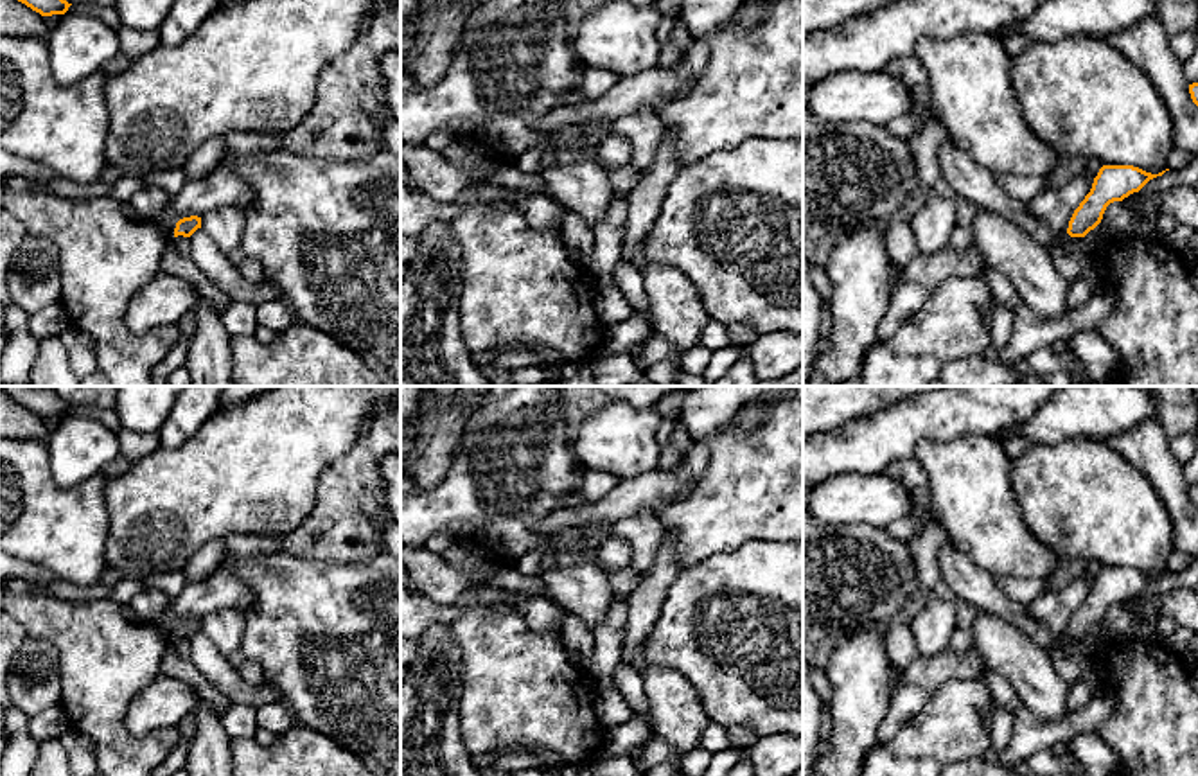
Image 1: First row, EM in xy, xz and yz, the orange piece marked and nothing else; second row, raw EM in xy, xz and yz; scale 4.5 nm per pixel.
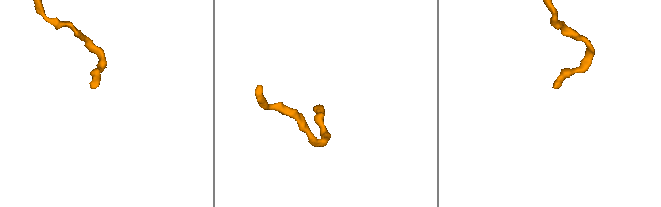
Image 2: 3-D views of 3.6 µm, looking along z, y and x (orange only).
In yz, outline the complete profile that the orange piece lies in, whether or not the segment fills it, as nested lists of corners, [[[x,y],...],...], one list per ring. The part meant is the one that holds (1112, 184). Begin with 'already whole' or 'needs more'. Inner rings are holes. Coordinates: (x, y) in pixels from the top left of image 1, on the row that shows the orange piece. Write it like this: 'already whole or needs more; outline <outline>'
already whole; outline [[[1103,165],[1094,178],[1090,192],[1074,210],[1067,234],[1070,237],[1085,237],[1101,223],[1110,203],[1139,192],[1150,180],[1164,172],[1151,174],[1133,165]]]

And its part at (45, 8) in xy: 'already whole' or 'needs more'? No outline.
already whole

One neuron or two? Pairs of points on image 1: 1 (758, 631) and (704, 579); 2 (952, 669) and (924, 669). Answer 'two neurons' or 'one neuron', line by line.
1: one neuron
2: one neuron

